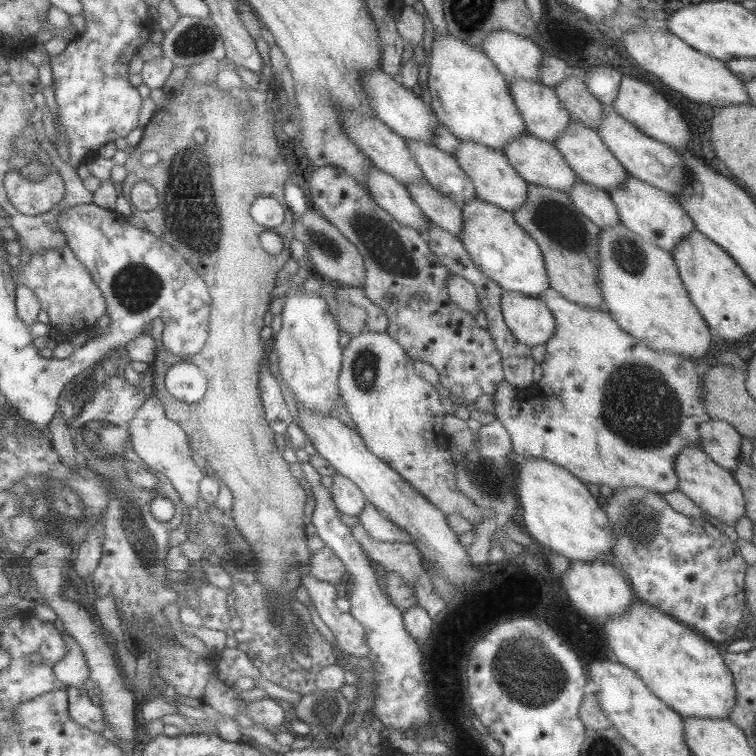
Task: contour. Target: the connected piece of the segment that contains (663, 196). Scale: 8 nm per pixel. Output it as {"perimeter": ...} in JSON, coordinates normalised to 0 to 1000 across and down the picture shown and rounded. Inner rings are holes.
{"perimeter":[[[833,230],[820,249],[810,249],[810,251],[804,251],[804,257],[820,282],[823,298],[828,299],[831,304],[836,304],[839,310],[844,310],[847,315],[864,320],[868,325],[888,335],[897,325],[897,320],[905,317],[905,310],[913,310],[915,304],[921,303],[915,287],[907,282],[892,258],[878,254],[862,243],[854,243]]]}

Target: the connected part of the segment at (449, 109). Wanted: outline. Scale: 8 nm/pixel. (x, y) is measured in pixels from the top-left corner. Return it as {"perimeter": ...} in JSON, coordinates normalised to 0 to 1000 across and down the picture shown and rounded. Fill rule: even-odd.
{"perimeter":[[[595,45],[577,49],[566,85],[573,143],[581,152],[581,161],[591,167],[606,185],[665,200],[672,188],[698,176],[675,124],[673,107],[638,65],[624,63],[619,56]]]}

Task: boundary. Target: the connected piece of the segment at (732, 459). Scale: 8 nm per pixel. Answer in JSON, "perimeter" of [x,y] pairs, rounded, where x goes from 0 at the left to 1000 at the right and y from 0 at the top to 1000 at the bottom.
{"perimeter":[[[939,553],[925,565],[927,593],[938,604],[964,622],[976,619],[981,606],[981,577],[960,556]]]}

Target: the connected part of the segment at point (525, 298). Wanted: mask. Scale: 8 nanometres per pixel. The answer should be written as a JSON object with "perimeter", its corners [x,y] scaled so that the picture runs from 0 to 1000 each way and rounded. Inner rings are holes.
{"perimeter":[[[667,384],[661,405],[669,430],[688,452],[704,459],[735,442],[733,415],[713,394]]]}

